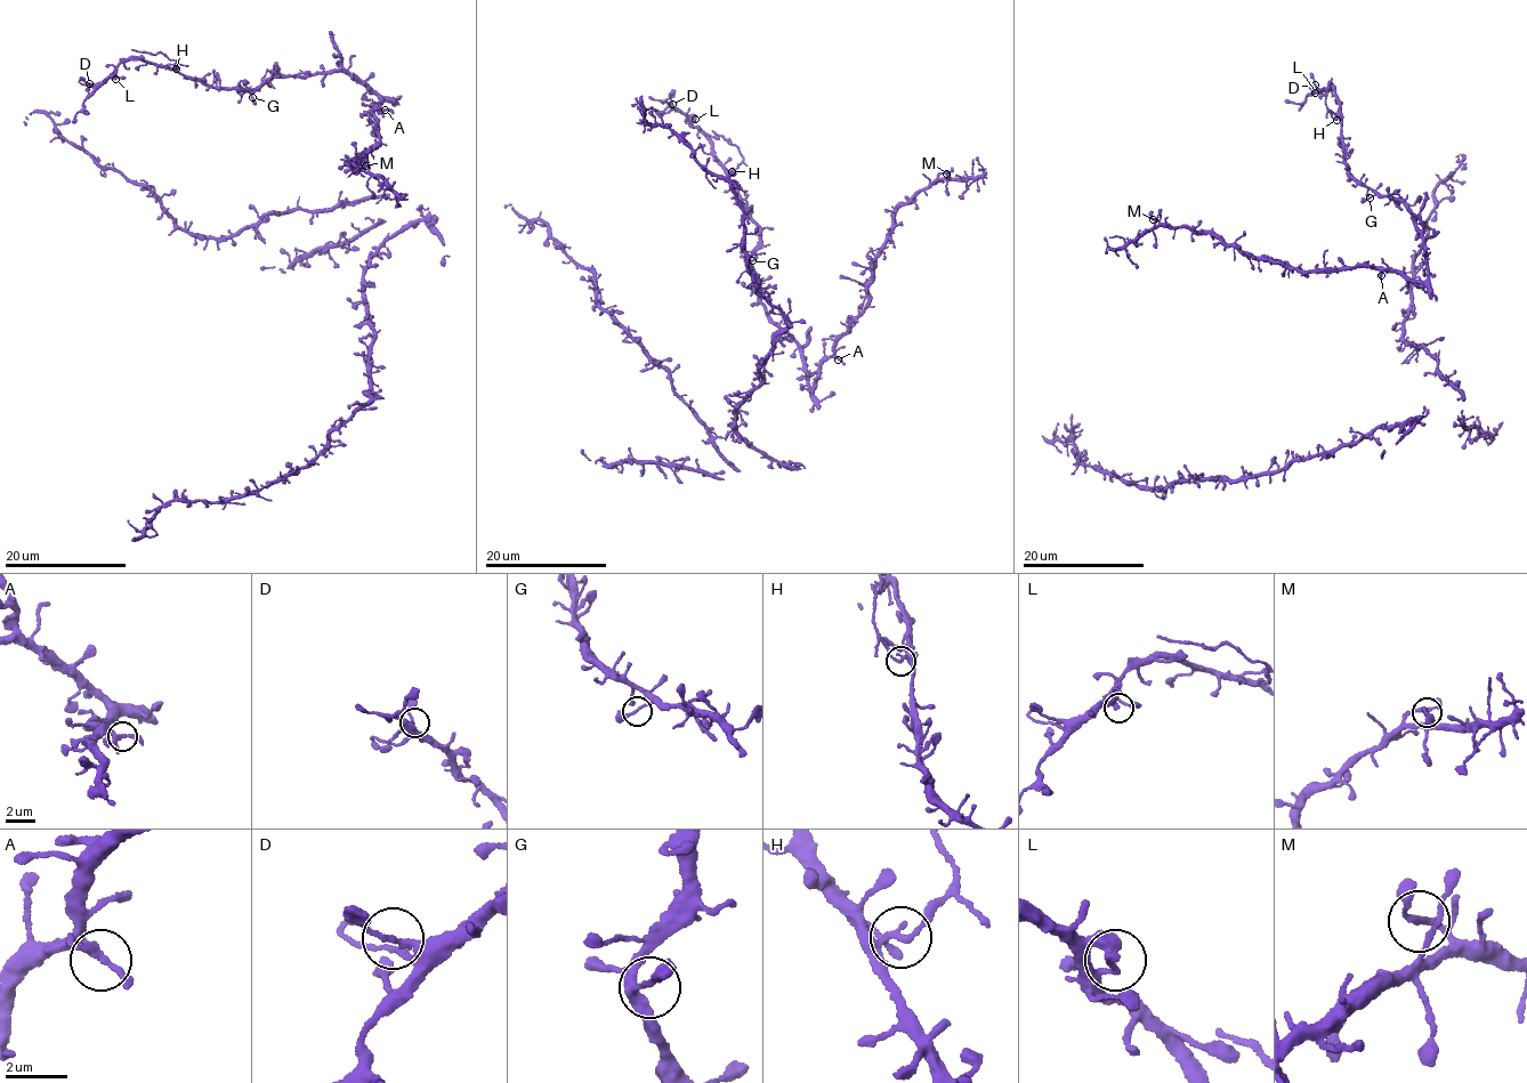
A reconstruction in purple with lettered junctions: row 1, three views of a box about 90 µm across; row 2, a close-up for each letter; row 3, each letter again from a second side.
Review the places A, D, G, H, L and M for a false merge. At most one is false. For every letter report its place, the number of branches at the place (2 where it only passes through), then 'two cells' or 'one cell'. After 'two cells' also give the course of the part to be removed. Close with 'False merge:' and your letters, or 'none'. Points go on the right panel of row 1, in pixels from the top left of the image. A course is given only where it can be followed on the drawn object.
A: at (1381, 275); 3 branches meet; one cell
D: at (1315, 85); 2 branches meet; one cell
G: at (1370, 197); 2 branches meet; one cell
H: at (1336, 120); 2 branches meet; two cells; foreign part runs (1335, 120), (1327, 107), (1331, 78)
L: at (1315, 93); 2 branches meet; one cell
M: at (1153, 219); 2 branches meet; one cell
False merge: H

